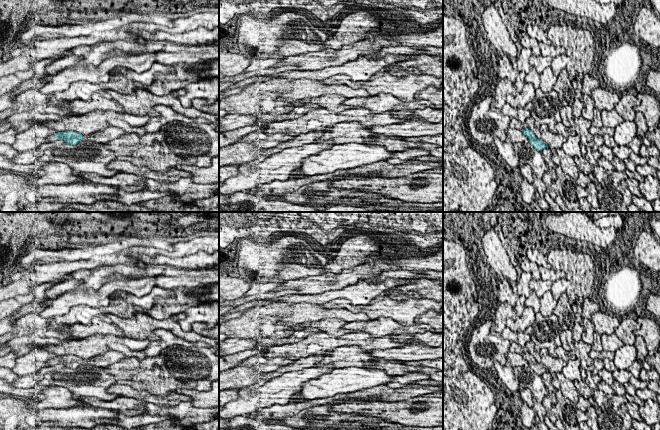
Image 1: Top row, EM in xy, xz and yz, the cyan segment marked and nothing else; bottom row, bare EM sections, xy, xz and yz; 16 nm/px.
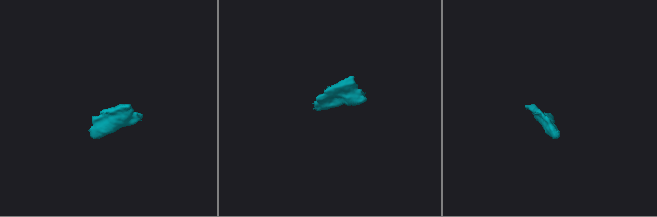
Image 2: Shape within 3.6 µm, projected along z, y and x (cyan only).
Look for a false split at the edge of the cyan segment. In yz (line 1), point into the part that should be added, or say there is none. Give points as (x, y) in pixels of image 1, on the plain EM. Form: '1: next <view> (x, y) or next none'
1: next none

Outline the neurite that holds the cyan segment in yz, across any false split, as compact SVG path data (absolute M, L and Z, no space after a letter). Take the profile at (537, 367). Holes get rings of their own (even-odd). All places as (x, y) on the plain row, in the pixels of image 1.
M529 352L522 353L521 355L528 362L529 367L538 375L542 376L542 374L547 371L547 369L541 363L538 363Z

